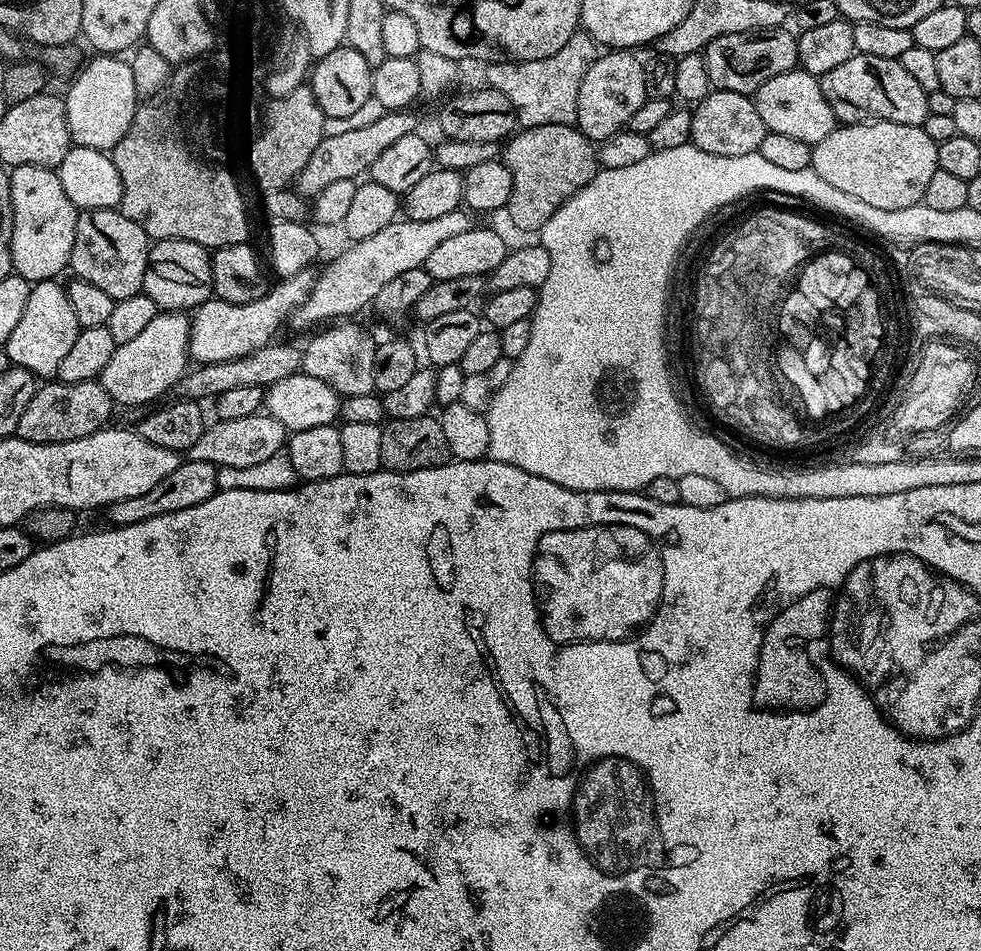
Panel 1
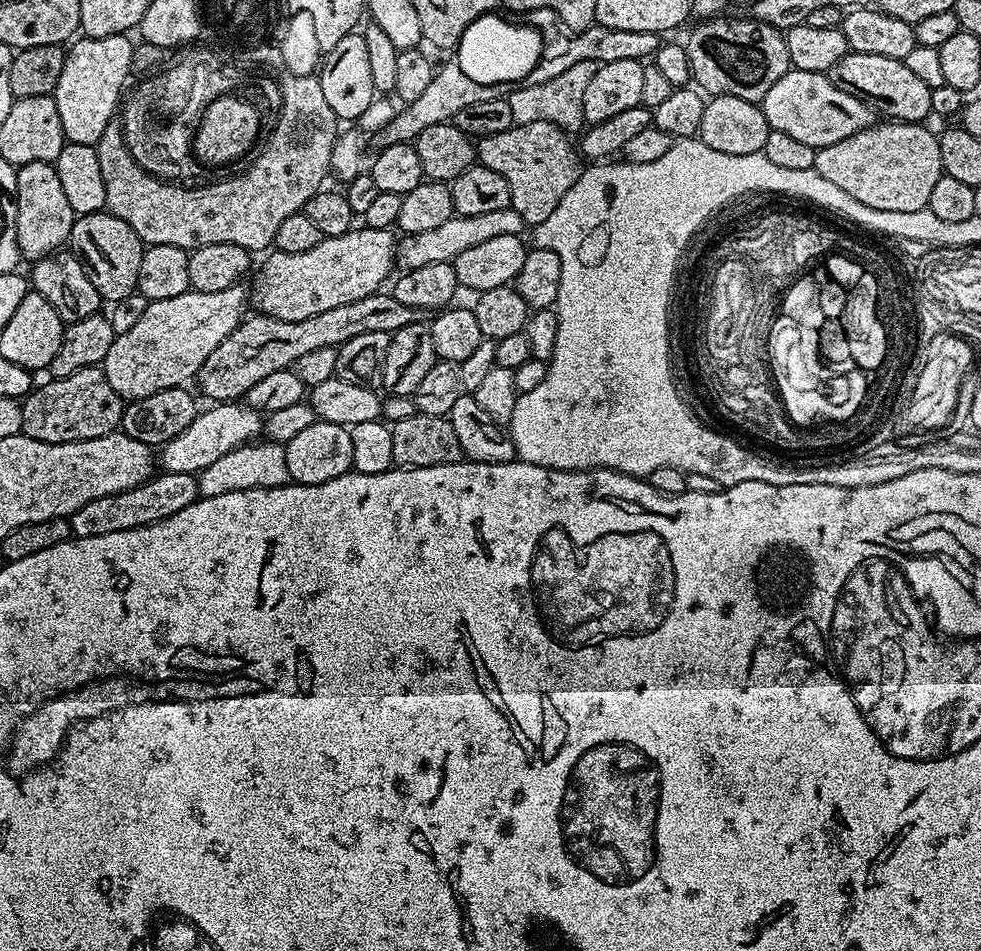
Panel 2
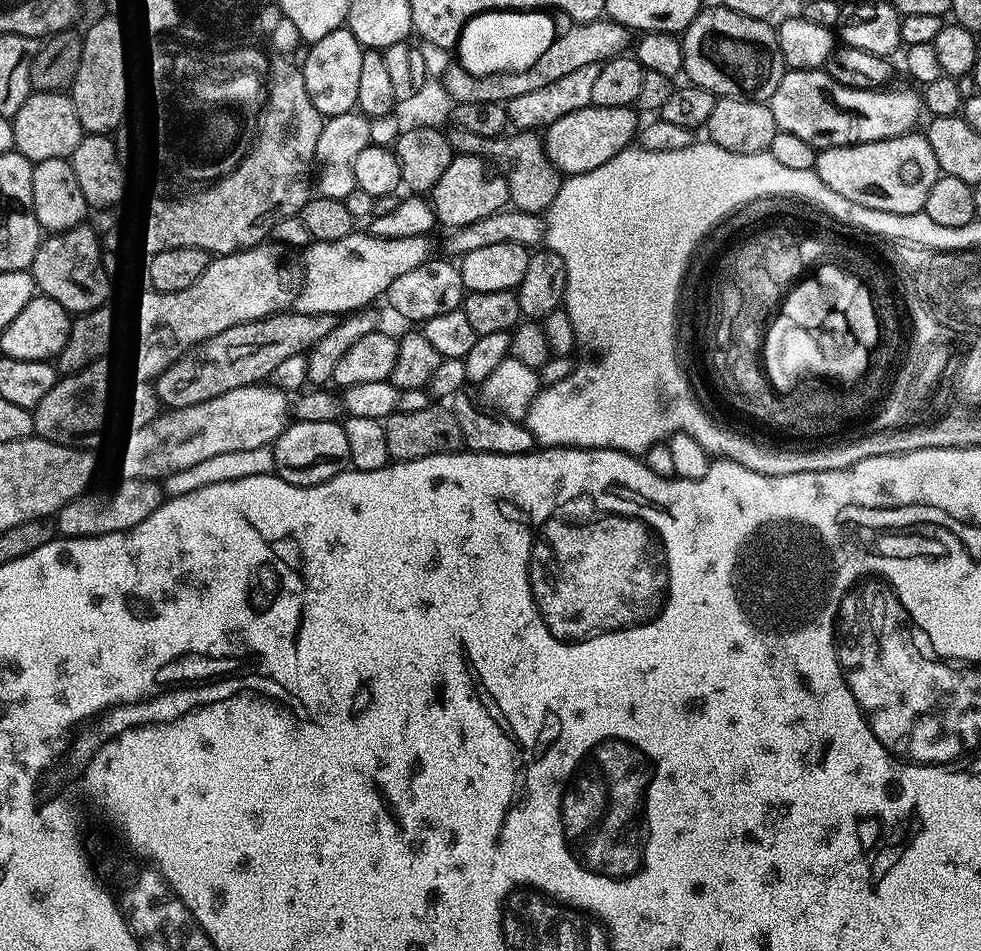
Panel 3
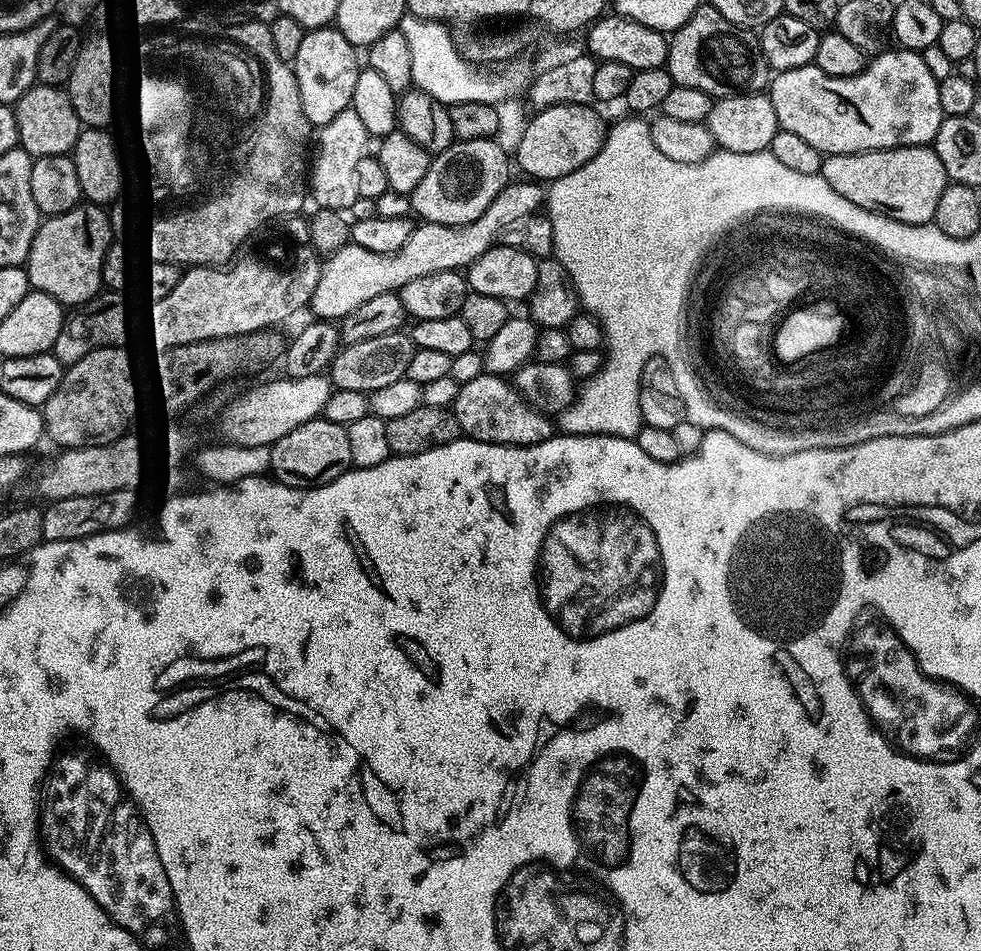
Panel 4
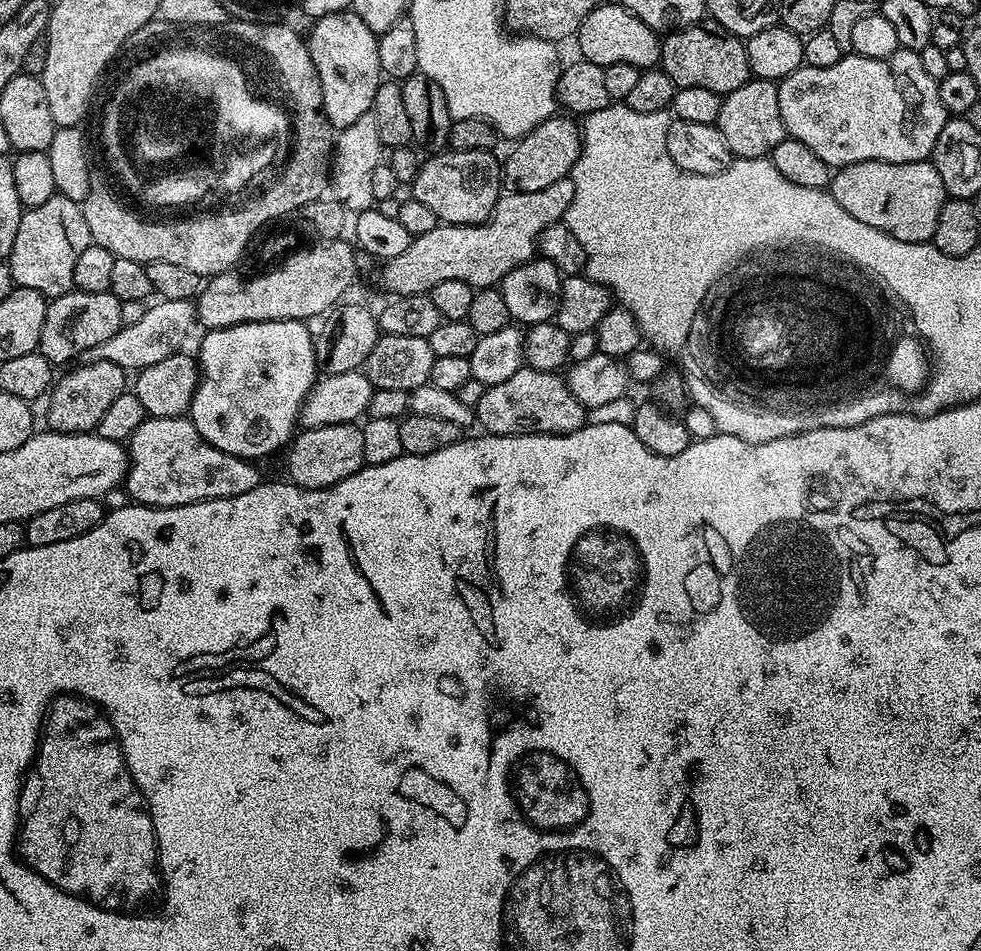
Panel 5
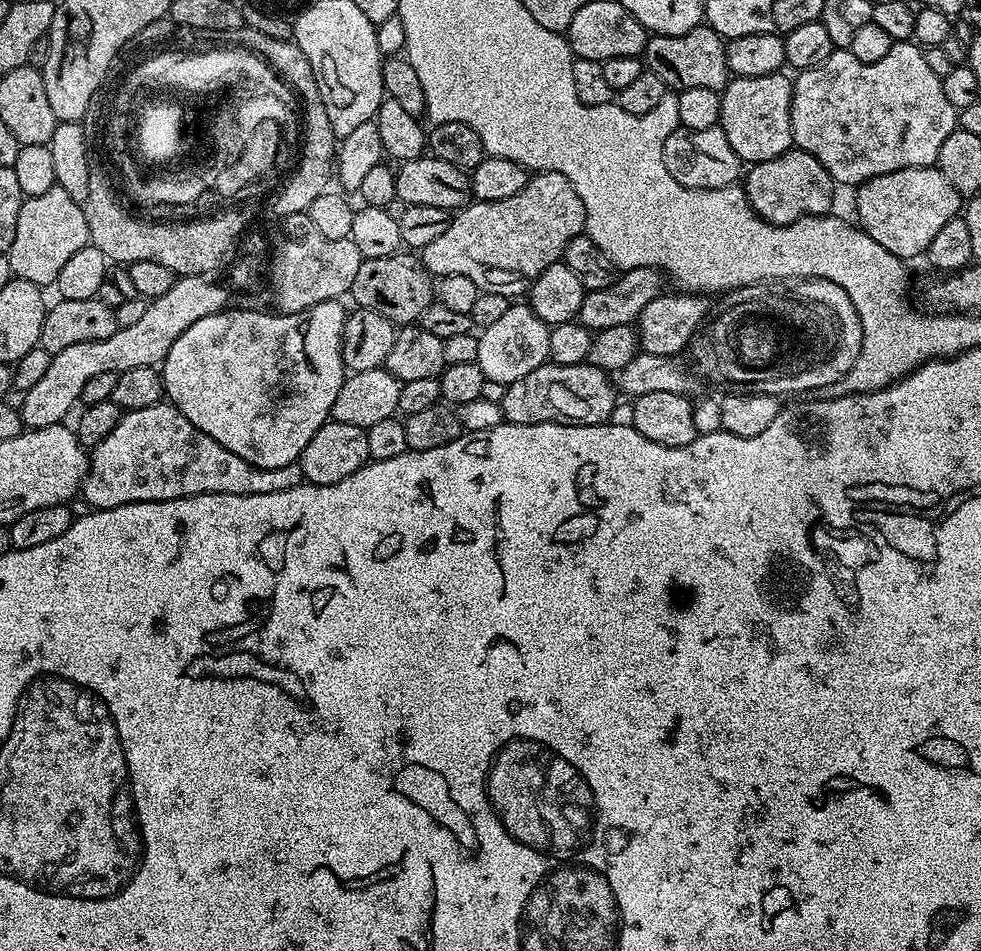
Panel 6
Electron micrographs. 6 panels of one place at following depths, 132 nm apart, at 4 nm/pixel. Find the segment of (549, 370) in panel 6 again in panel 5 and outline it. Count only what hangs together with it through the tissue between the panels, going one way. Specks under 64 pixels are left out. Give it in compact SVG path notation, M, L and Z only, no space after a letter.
M522 366L506 382L487 385L474 403L474 420L494 436L561 436L586 423L586 409L567 388L560 372L539 372Z

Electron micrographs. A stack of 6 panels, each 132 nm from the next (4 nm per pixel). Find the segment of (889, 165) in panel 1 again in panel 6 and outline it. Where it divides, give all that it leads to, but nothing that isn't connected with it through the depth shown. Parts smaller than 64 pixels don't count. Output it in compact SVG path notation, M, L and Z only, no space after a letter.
M935 166L894 170L867 180L855 192L859 227L874 238L878 246L905 262L911 261L911 256L923 257L938 230L942 230L962 208L961 192Z

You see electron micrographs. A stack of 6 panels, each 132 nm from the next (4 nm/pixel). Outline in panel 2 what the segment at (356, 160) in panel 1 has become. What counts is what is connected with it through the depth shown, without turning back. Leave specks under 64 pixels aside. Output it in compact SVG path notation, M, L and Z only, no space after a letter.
M455 62L444 64L441 68L439 65L433 71L432 81L430 86L426 86L426 91L419 98L414 98L414 102L404 104L401 112L396 112L385 125L382 131L383 143L406 144L415 141L416 136L422 134L422 130L426 127L434 123L449 123L458 114L458 110L462 110L465 106L474 106L474 102L490 102L490 98L501 98L505 92L503 84L483 85L466 78Z

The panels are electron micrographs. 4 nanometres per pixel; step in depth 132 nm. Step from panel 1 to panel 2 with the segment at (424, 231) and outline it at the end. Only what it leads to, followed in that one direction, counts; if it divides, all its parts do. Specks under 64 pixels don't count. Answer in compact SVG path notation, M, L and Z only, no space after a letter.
M507 208L506 210L493 210L486 214L474 214L473 216L452 215L450 222L438 226L434 230L425 230L423 234L407 234L399 241L396 249L395 263L401 264L401 269L411 270L418 266L430 266L430 262L451 262L456 259L462 250L468 250L470 246L478 246L481 242L487 242L489 238L498 238L501 234L514 234L520 236L525 231L524 219L518 214L518 210Z

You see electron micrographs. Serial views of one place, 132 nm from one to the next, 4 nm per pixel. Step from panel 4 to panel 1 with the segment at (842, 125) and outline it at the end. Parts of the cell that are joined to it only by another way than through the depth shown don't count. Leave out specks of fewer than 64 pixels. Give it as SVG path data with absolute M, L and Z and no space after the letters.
M803 70L783 72L766 82L762 82L762 86L754 94L754 99L762 122L768 131L774 134L786 134L789 138L799 138L802 142L814 145L822 142L822 138L826 138L826 134L830 134L838 126L834 110L830 108L830 102L826 102L826 94L822 94L819 79Z

